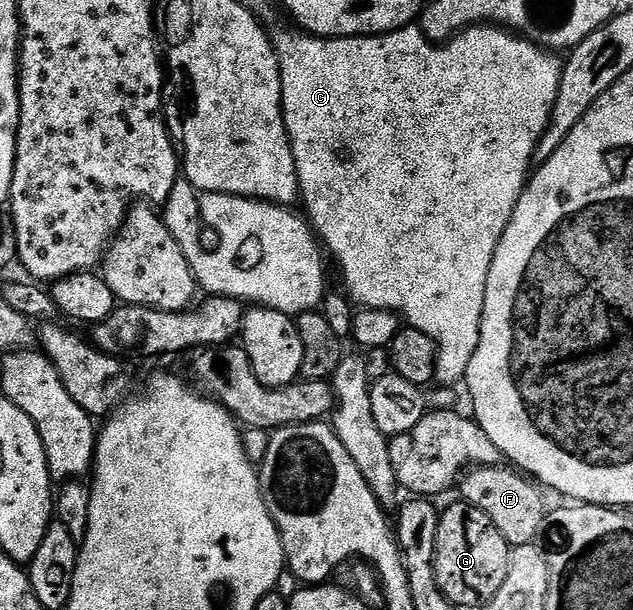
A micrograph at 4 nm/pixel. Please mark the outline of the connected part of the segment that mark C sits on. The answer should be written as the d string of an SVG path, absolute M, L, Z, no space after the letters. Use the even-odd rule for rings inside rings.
M417 25L390 31L388 35L360 35L350 39L308 35L299 29L290 30L274 32L273 42L281 69L283 120L293 149L293 161L297 165L301 203L307 206L306 218L321 240L326 254L330 258L332 255L339 262L339 271L347 286L346 294L360 308L394 311L405 320L406 326L415 327L429 336L439 347L435 366L436 380L440 384L455 383L458 379L460 382L467 374L469 361L473 361L473 353L477 353L489 265L532 174L537 145L551 124L557 89L561 85L563 63L555 56L558 54L548 48L540 47L530 39L498 25L465 27L441 44L427 39Z

